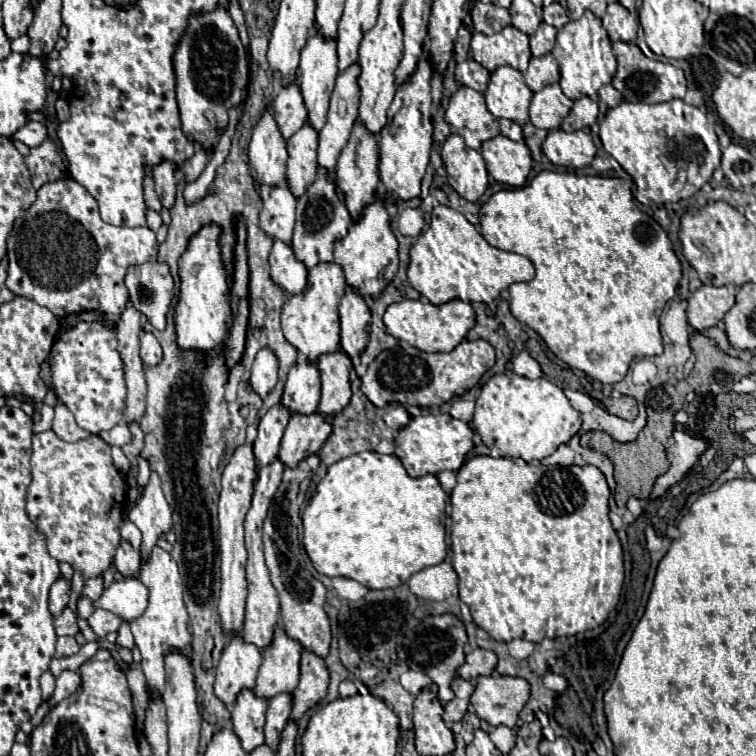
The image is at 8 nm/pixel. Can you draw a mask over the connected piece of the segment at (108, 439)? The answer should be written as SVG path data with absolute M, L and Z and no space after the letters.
M123 423L111 427L109 431L99 433L99 437L101 437L105 443L109 443L109 445L117 445L117 447L121 447L121 445L125 445L125 443L131 441L131 433L129 433L127 425L123 425Z

